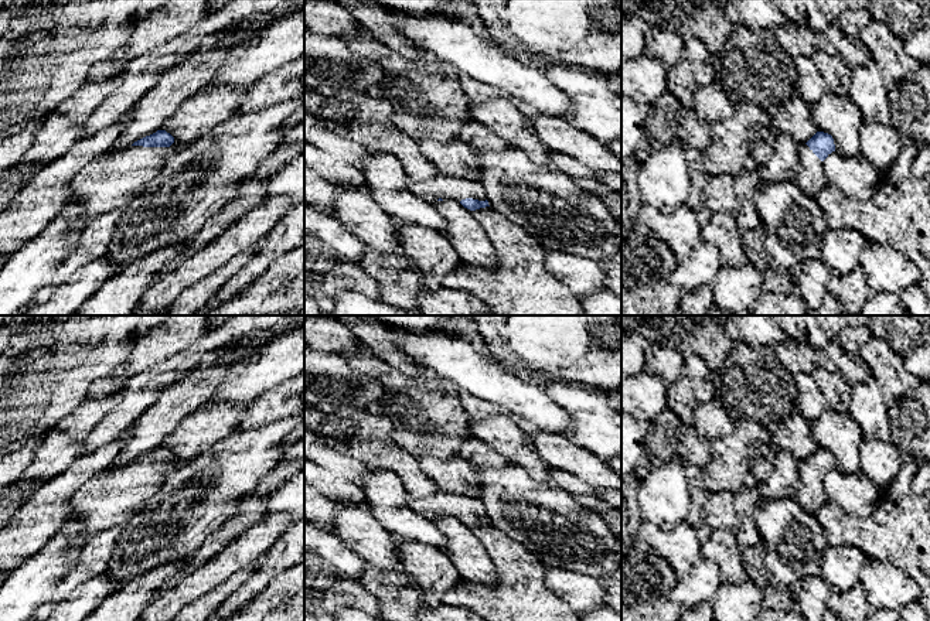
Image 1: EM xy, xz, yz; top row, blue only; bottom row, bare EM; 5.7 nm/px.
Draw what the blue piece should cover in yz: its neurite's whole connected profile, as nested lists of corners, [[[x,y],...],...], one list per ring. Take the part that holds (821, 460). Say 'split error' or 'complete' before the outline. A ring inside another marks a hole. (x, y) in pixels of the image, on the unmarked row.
split error; [[[817,448],[807,460],[800,463],[800,487],[794,499],[805,512],[815,515],[827,502],[824,477],[835,468],[831,451]]]

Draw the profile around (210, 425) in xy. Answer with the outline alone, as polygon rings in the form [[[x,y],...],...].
[[[212,403],[190,414],[164,439],[160,447],[174,454],[170,464],[163,464],[170,474],[195,460],[226,436],[236,431],[249,403]]]

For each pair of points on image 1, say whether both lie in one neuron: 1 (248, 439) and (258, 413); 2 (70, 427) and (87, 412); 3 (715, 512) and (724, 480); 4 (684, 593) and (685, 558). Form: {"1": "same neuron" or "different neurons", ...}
{"1": "different neurons", "2": "same neuron", "3": "different neurons", "4": "different neurons"}

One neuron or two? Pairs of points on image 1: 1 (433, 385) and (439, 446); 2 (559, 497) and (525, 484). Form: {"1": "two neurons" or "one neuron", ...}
{"1": "one neuron", "2": "one neuron"}

